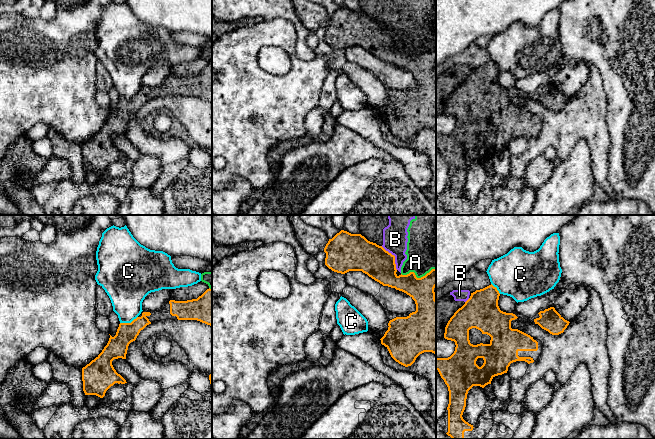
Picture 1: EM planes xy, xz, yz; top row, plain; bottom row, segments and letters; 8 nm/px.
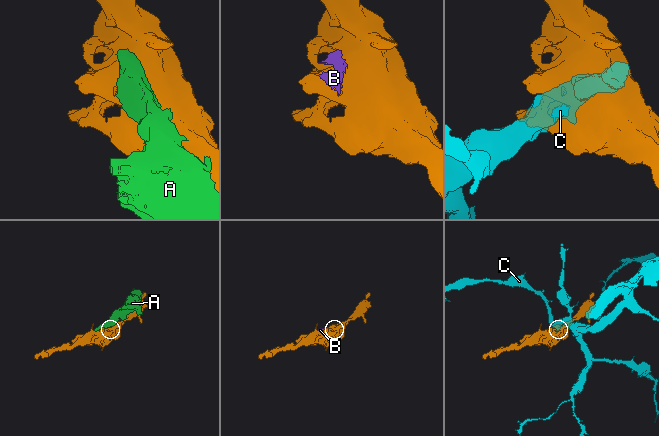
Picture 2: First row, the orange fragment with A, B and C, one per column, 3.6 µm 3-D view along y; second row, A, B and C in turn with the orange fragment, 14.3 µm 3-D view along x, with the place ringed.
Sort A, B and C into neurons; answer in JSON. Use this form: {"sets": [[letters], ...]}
{"sets": [["A", "B"], ["C"]]}

